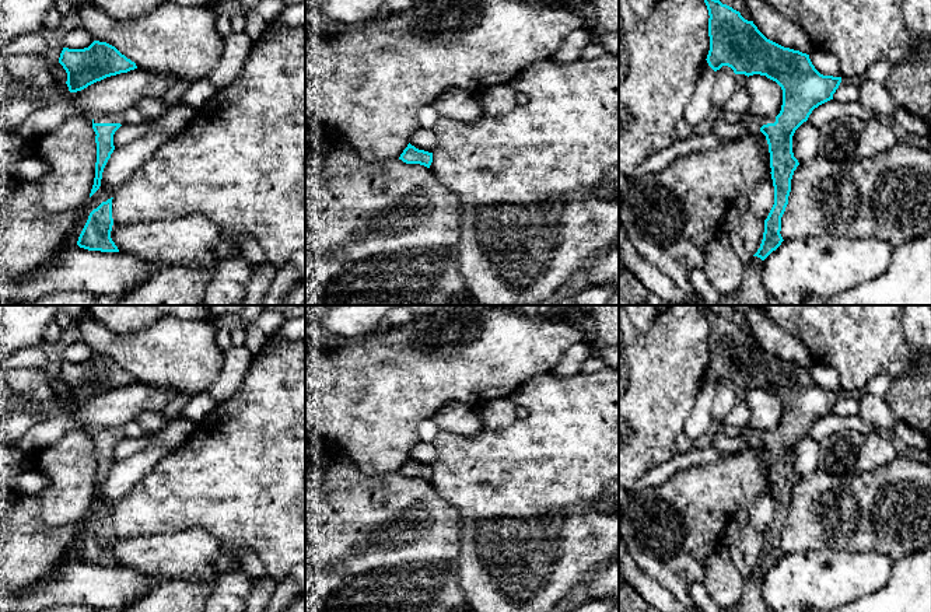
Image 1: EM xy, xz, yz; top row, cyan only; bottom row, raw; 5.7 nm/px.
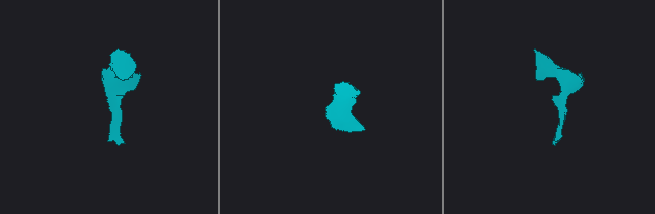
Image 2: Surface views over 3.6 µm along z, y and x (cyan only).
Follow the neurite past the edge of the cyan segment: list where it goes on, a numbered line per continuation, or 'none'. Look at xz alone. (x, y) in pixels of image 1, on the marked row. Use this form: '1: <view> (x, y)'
none

